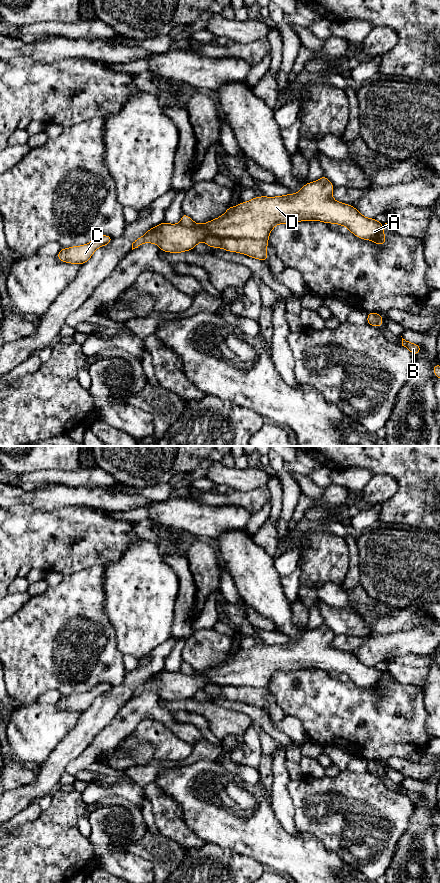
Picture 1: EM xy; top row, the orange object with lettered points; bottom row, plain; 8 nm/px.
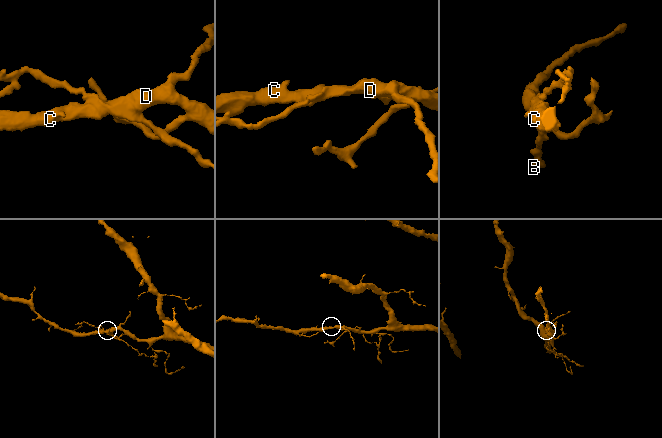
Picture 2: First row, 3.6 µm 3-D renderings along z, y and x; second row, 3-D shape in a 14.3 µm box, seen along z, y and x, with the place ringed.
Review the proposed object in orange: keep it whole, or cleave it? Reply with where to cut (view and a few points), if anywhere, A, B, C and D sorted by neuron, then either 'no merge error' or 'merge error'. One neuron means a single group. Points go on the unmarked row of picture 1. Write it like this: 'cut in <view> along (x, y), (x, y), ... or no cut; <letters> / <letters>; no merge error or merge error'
cut in xy along (203, 688), (207, 683), (267, 688); A C D / B; merge error

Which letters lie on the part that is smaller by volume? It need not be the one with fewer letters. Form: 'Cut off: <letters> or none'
Cut off: B

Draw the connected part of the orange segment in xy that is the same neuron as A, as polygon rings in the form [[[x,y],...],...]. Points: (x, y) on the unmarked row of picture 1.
[[[323,623],[314,630],[306,631],[298,641],[255,644],[236,655],[230,654],[222,664],[197,672],[196,676],[162,670],[135,687],[132,698],[143,691],[152,691],[166,701],[182,701],[193,698],[207,683],[268,688],[277,672],[301,669],[336,671],[346,674],[360,687],[374,689],[378,694],[385,693],[385,672],[376,666],[366,666],[352,653],[334,648],[333,638],[333,632]]]

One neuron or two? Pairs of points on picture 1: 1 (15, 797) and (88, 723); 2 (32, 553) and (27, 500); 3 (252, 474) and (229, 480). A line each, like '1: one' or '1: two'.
1: one
2: two
3: one

